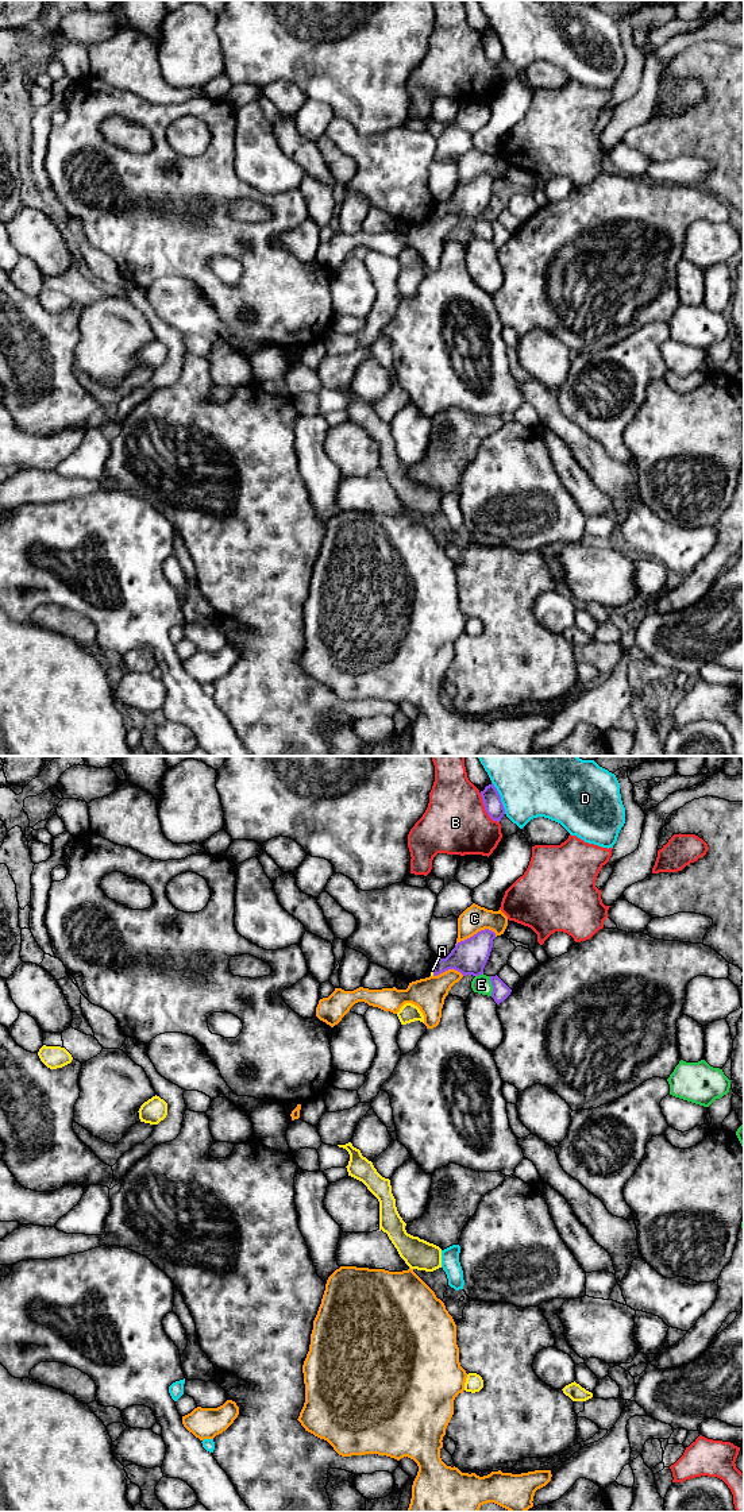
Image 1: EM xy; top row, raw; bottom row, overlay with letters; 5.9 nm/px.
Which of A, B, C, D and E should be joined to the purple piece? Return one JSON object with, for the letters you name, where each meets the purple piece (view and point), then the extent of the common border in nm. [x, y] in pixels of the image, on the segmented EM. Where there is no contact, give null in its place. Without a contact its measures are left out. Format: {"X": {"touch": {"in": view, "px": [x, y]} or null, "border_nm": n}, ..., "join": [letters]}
{"join": []}

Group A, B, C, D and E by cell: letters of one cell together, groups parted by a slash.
A / B / C / D / E

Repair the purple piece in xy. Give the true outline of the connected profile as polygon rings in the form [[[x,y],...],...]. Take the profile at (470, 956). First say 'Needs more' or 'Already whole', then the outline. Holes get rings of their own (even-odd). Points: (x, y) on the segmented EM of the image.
Already whole. [[[485,929],[455,945],[446,958],[436,960],[433,976],[455,969],[463,976],[479,976],[489,960],[496,933]]]

